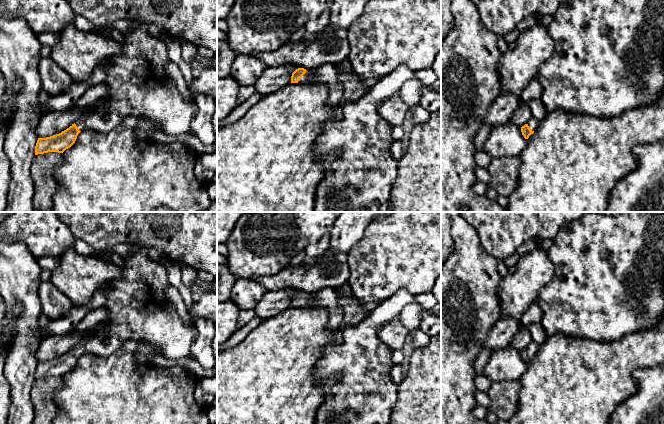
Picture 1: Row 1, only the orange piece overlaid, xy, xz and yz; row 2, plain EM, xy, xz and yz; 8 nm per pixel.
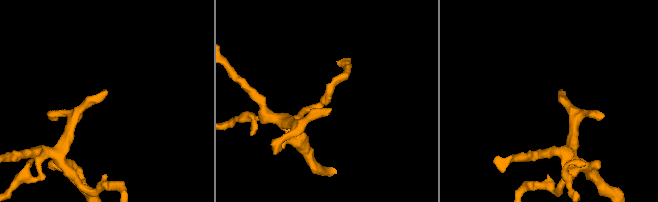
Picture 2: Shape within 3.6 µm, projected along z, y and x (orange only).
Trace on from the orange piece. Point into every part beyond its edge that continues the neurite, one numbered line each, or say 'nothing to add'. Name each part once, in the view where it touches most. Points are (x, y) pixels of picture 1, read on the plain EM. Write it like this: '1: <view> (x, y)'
1: xz (365, 394)

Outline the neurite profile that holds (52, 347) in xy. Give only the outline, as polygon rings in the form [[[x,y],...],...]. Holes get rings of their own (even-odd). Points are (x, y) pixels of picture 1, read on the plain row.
[[[94,328],[85,332],[71,331],[42,339],[36,350],[37,361],[46,362],[61,357],[89,337],[93,330]]]

